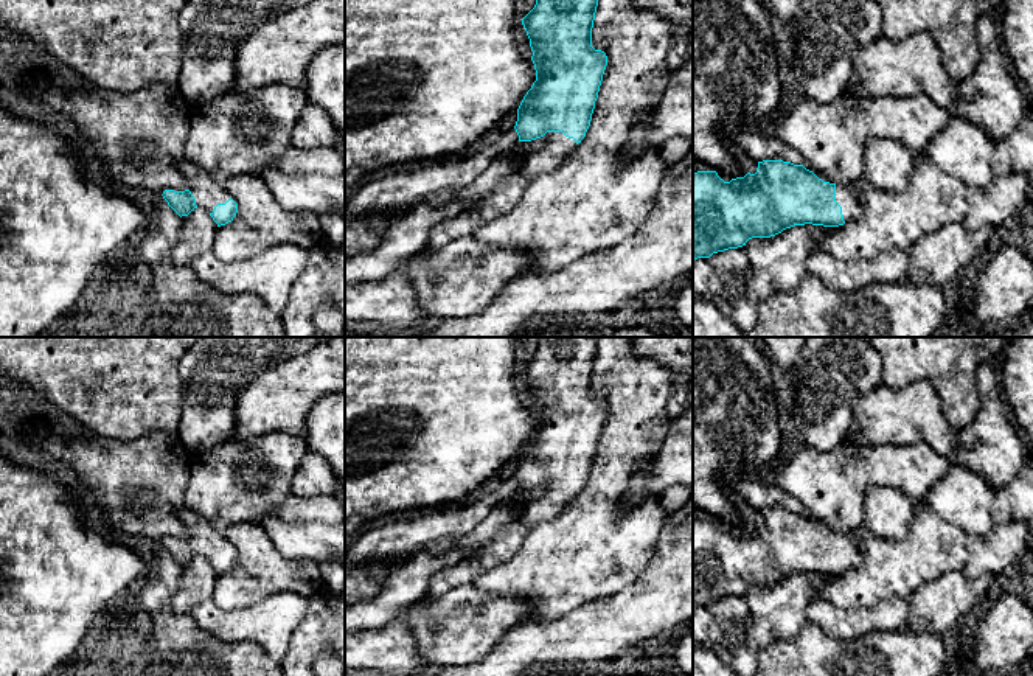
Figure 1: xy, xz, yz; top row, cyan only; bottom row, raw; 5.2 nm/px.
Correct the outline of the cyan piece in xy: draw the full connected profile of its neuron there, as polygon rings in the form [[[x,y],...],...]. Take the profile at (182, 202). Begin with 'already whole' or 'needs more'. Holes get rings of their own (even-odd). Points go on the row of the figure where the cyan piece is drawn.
needs more | [[[182,159],[177,169],[190,180],[185,191],[165,190],[163,199],[182,218],[194,208],[203,208],[210,213],[217,227],[233,221],[238,213],[238,204],[207,171]]]

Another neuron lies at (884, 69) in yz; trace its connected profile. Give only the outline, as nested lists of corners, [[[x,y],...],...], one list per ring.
[[[915,33],[901,40],[879,37],[853,57],[848,93],[857,98],[912,98],[924,93],[952,110],[958,81],[949,78],[935,39]]]

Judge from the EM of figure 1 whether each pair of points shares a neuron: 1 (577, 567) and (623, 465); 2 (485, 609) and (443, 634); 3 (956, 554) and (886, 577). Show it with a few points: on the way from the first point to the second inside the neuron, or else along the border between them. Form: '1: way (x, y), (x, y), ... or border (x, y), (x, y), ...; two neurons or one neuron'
1: way (591, 543), (592, 516), (603, 490); one neuron
2: way (474, 620), (454, 628); one neuron
3: way (939, 557), (920, 557), (903, 566); one neuron

